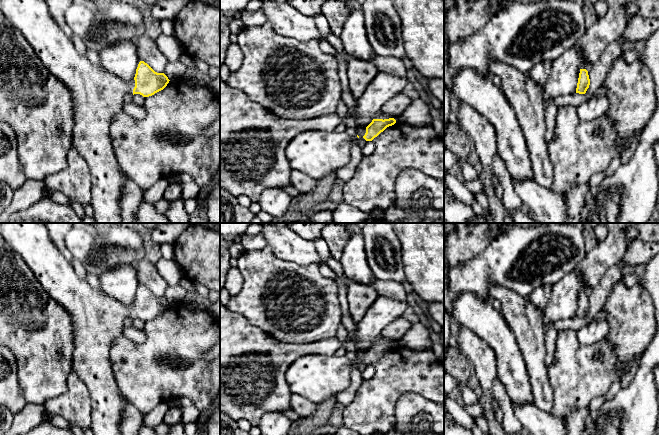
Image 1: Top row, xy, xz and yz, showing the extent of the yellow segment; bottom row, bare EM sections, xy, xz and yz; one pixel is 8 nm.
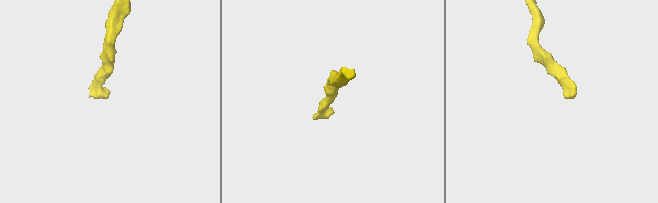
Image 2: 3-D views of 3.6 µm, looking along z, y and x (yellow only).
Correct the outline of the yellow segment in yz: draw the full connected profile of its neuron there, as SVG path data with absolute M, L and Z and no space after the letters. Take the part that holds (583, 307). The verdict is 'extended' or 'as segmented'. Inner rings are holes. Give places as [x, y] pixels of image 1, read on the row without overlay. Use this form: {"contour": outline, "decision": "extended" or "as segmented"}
{"contour": "M580 293L576 317L585 318L590 309L590 303L588 295L586 293Z", "decision": "as segmented"}

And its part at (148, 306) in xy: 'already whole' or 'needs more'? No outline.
needs more

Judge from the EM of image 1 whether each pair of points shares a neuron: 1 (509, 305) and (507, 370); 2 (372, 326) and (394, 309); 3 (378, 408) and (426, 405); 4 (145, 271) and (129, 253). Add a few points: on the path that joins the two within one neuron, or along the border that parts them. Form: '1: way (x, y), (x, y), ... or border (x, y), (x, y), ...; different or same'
1: border (499, 311), (519, 347); different
2: way (377, 321), (389, 309); same
3: border (412, 391), (406, 391), (397, 400), (395, 424); different
4: border (144, 258), (131, 264); different

